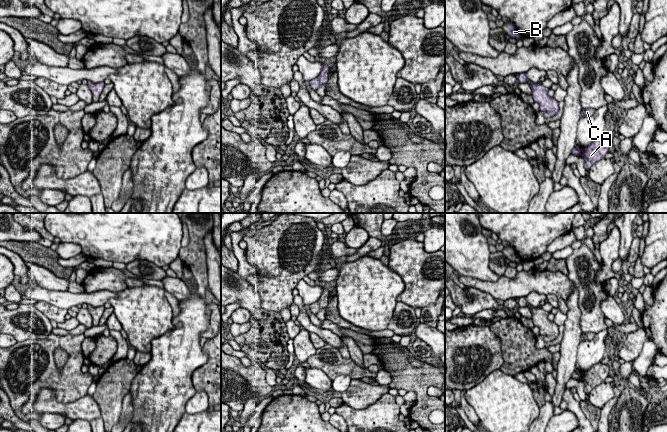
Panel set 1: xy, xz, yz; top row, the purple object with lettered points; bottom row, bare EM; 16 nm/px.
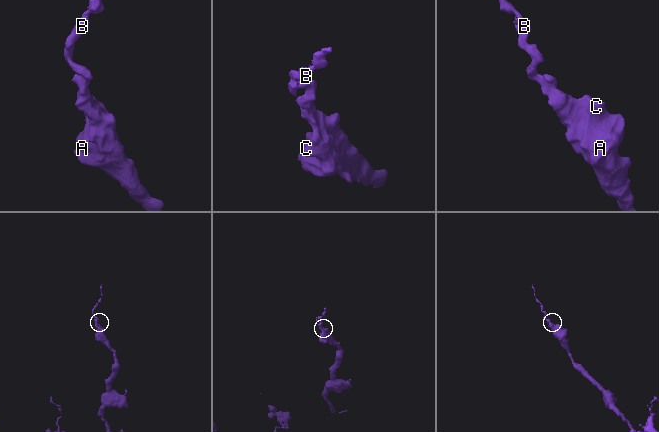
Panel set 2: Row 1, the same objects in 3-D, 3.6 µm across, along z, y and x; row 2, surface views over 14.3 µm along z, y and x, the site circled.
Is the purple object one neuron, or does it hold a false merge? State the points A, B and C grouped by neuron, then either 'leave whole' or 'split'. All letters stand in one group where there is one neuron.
A B C; leave whole

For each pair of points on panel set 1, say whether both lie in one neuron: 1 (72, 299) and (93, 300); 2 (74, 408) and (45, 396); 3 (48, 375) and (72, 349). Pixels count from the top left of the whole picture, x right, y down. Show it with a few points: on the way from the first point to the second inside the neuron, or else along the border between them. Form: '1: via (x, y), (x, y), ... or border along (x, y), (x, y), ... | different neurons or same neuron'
1: via (77, 299), (88, 299) | same neuron
2: via (67, 408), (57, 408), (52, 403) | same neuron
3: via (58, 375), (61, 375), (72, 364), (72, 359) | same neuron

